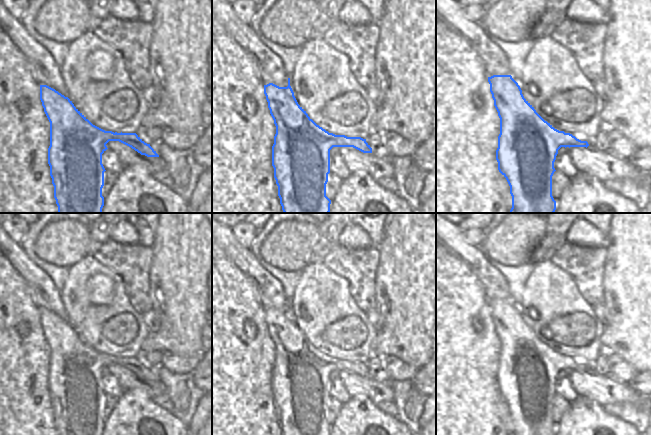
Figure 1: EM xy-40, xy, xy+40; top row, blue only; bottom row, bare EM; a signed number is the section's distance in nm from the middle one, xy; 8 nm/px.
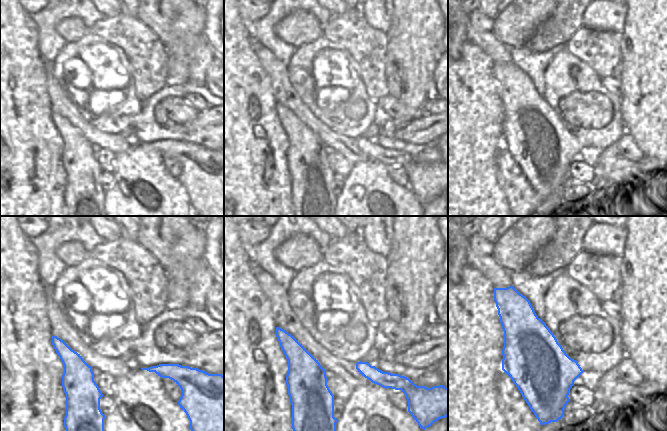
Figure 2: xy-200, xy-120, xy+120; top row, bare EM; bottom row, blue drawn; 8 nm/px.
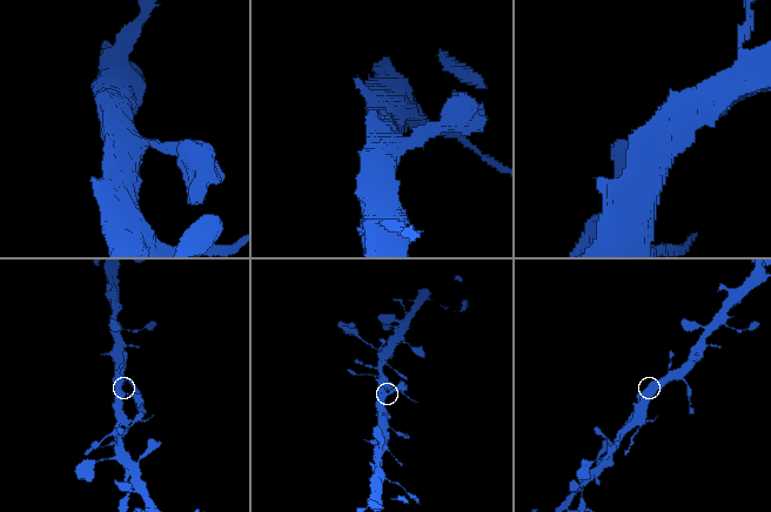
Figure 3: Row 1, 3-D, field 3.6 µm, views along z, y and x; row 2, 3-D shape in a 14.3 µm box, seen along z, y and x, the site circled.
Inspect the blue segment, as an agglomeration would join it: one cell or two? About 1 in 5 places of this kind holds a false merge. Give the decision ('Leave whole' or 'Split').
Leave whole.

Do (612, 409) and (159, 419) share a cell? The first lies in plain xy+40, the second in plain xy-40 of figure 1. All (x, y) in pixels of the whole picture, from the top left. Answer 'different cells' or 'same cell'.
different cells

